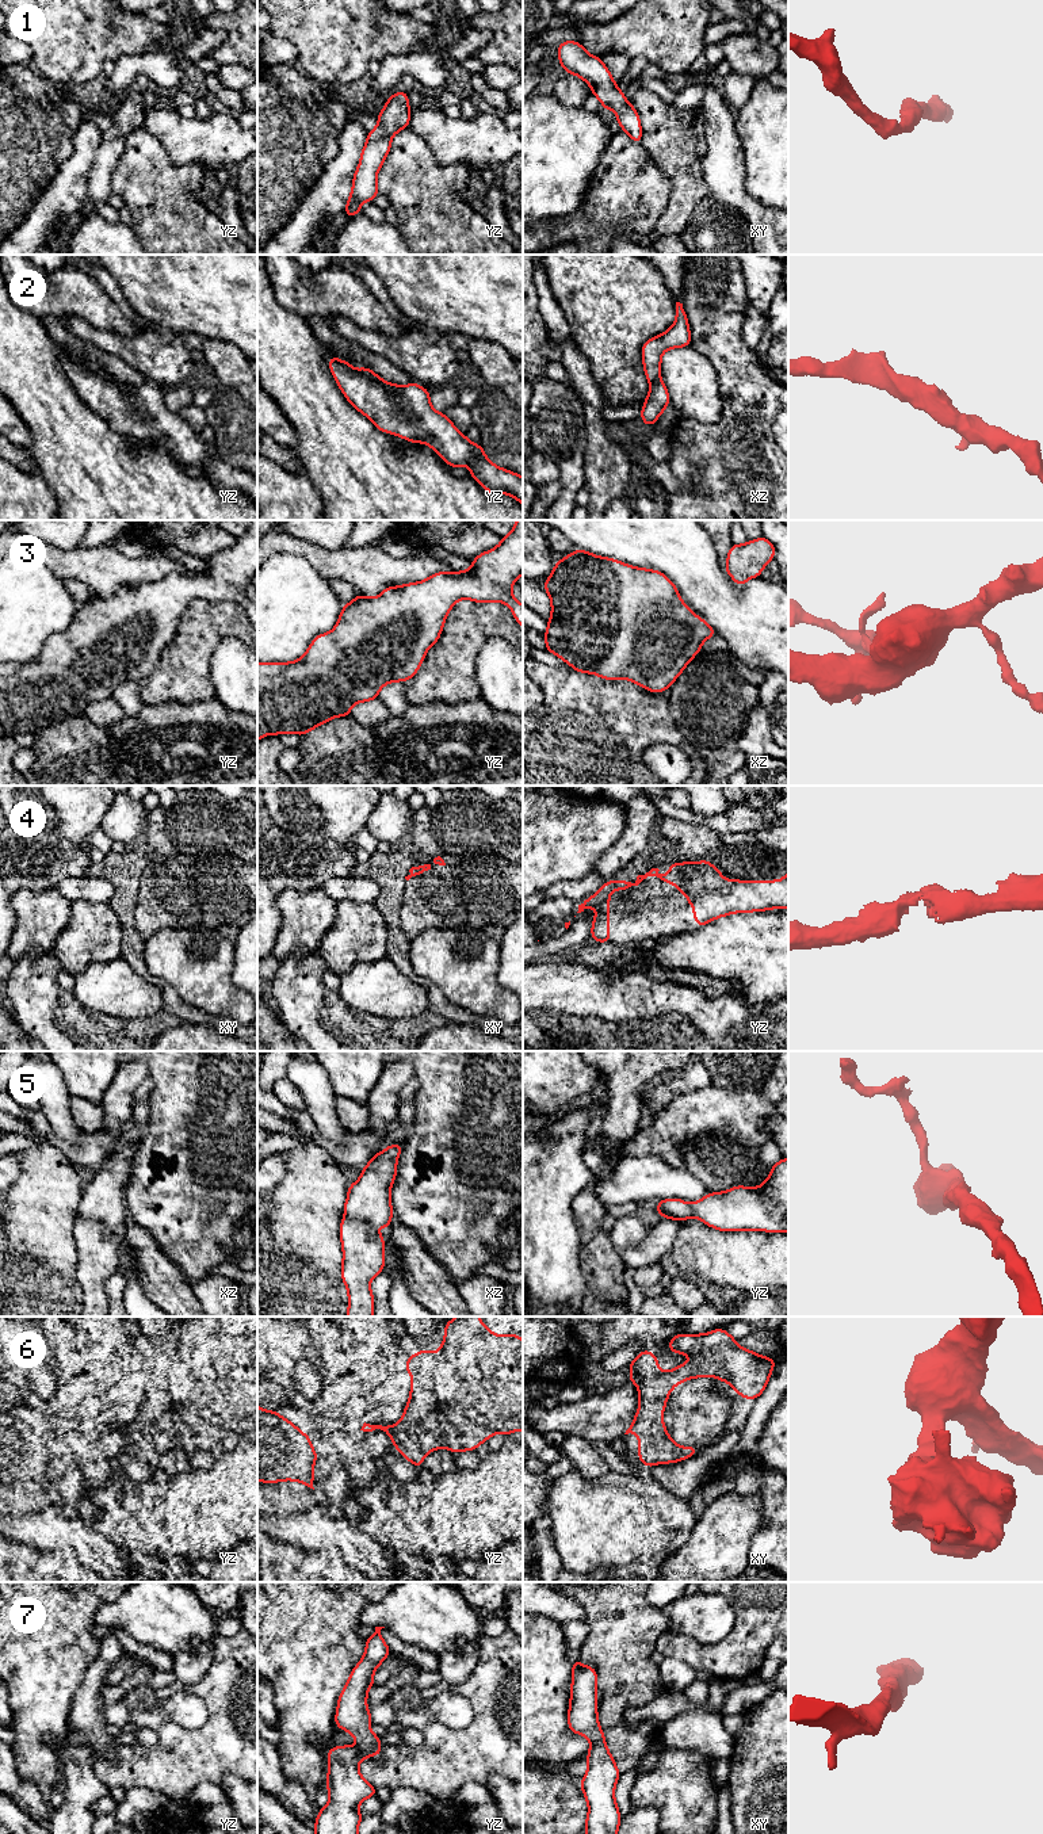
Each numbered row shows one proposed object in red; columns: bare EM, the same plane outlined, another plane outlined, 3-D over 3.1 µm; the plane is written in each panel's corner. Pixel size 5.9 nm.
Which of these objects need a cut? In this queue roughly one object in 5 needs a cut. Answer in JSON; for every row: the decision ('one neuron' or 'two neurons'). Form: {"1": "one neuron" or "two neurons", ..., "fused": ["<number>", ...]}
{"1": "one neuron", "2": "one neuron", "3": "one neuron", "4": "one neuron", "5": "one neuron", "6": "one neuron", "7": "one neuron", "fused": []}

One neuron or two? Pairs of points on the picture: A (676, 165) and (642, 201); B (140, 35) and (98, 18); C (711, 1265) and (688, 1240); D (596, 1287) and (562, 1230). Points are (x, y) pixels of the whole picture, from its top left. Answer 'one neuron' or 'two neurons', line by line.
A: two neurons
B: one neuron
C: one neuron
D: two neurons

